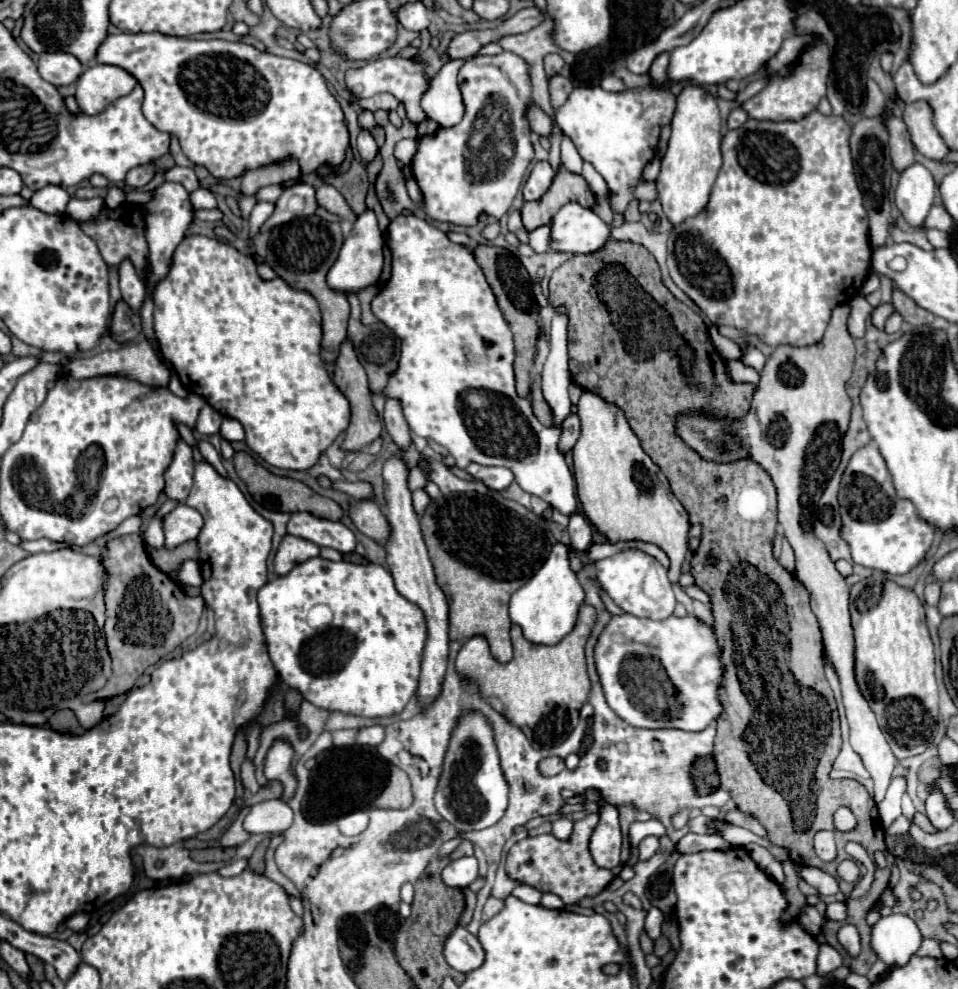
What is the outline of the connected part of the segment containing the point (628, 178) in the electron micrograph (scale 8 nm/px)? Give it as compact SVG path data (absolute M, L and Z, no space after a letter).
M646 85L640 91L622 91L608 93L602 87L576 87L566 103L556 109L556 123L566 133L580 157L594 165L594 169L604 177L608 185L608 203L614 211L624 213L628 203L638 201L654 201L656 185L644 183L642 171L646 163L654 157L660 127L670 123L676 107L676 99L664 87L656 89L654 85Z

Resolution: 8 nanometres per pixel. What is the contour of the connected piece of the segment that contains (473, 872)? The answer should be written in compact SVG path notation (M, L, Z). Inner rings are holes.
M460 857L456 861L452 861L450 865L444 867L442 871L442 881L448 887L468 887L474 879L478 877L478 859L472 857Z

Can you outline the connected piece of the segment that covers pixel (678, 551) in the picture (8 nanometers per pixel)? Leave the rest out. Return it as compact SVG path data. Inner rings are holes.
M584 391L578 403L582 433L574 445L574 477L578 497L588 521L602 533L608 543L646 541L658 545L670 559L668 579L678 583L682 563L688 555L690 519L682 503L670 491L668 479L642 451L638 437L632 433L624 413Z

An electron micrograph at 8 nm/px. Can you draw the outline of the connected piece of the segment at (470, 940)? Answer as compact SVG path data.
M456 927L444 945L444 957L456 971L468 973L484 963L484 949L480 941L468 933L464 927Z

